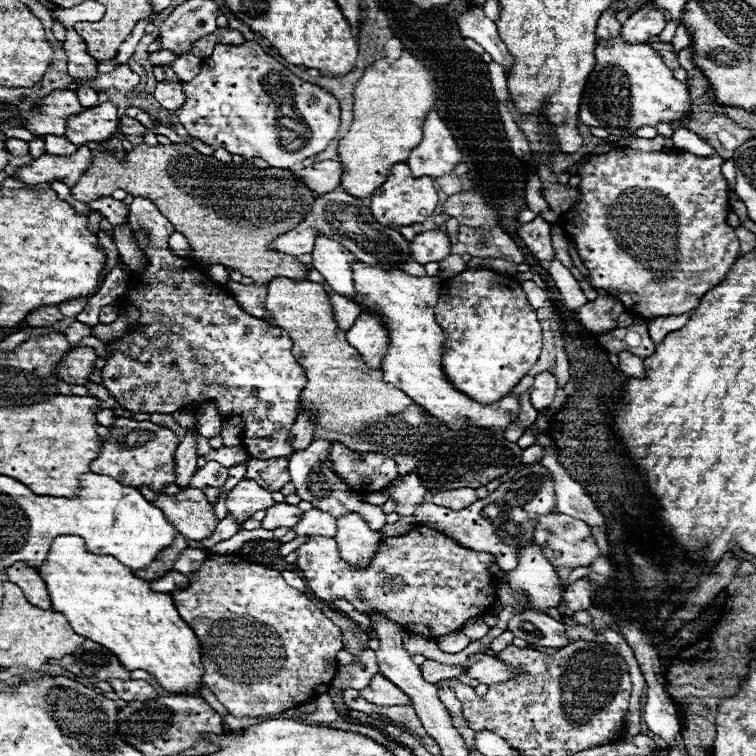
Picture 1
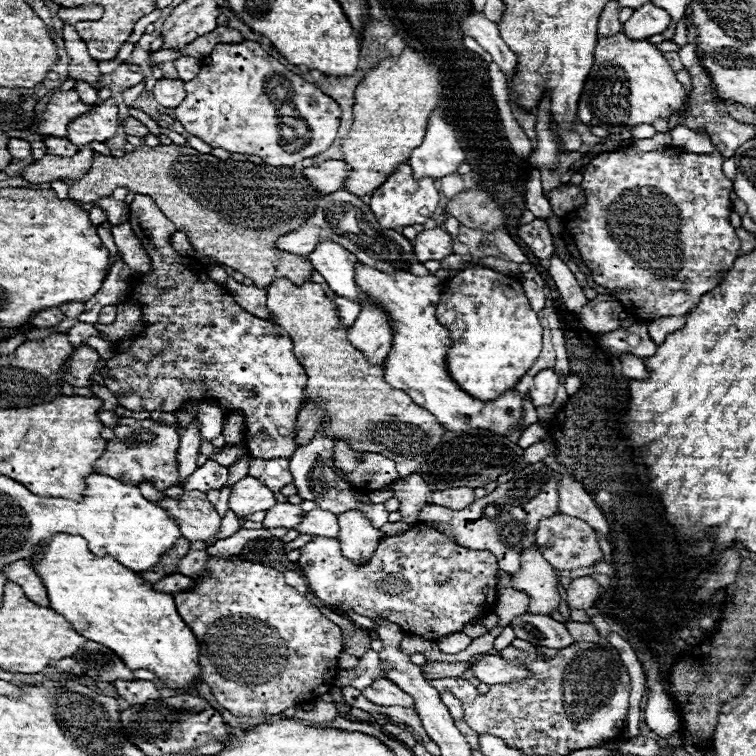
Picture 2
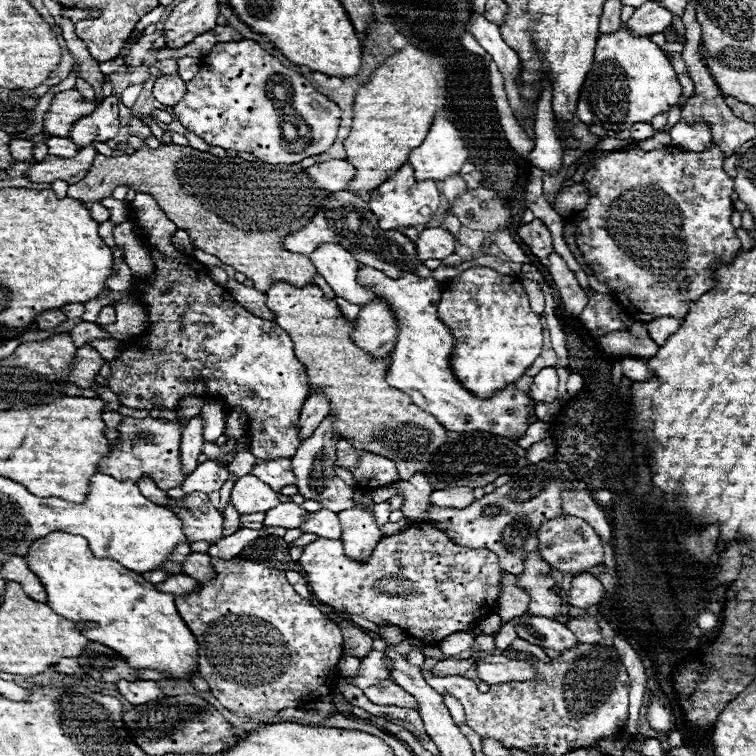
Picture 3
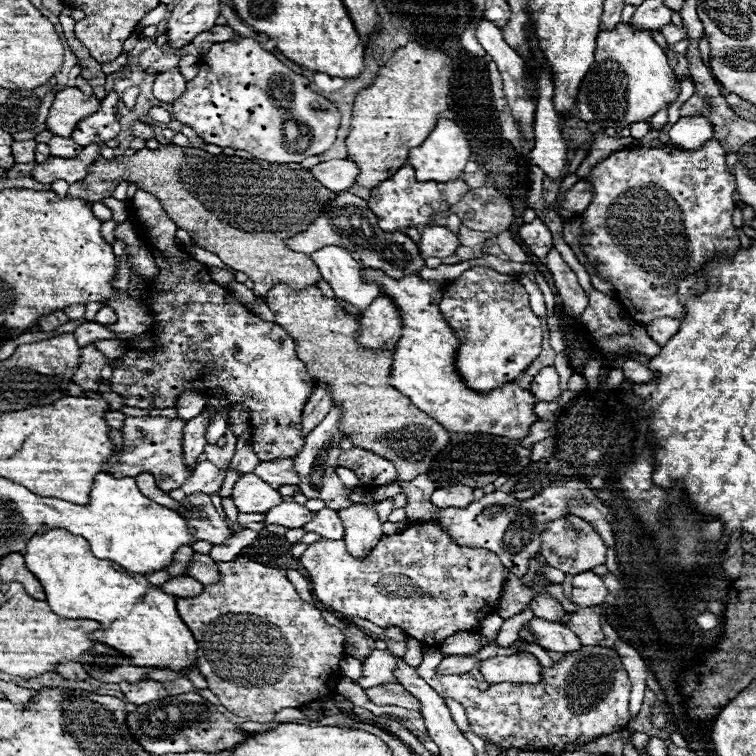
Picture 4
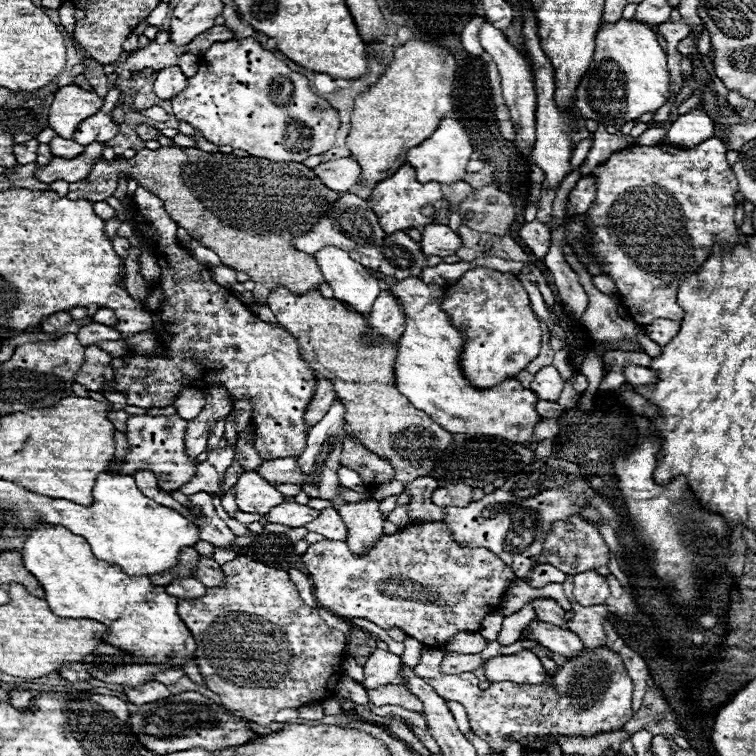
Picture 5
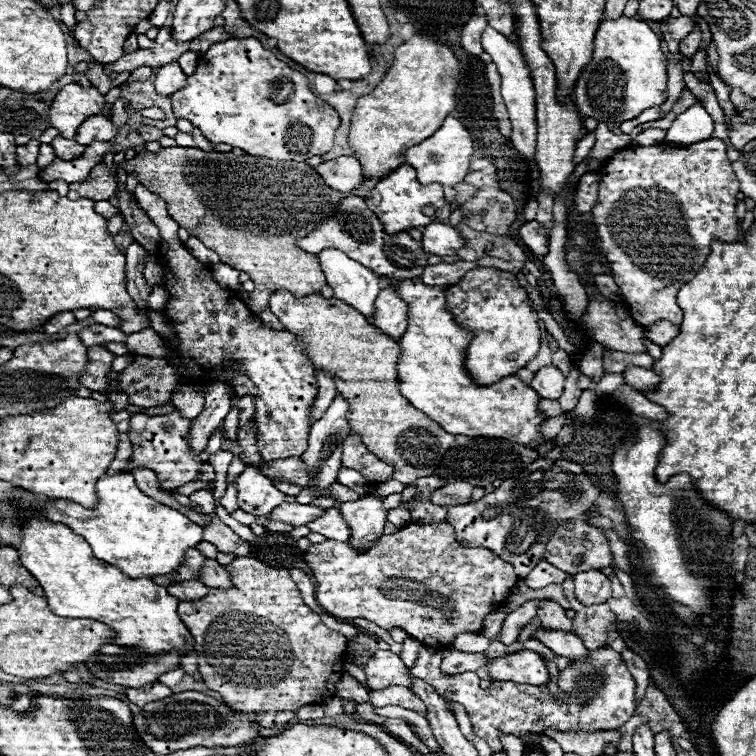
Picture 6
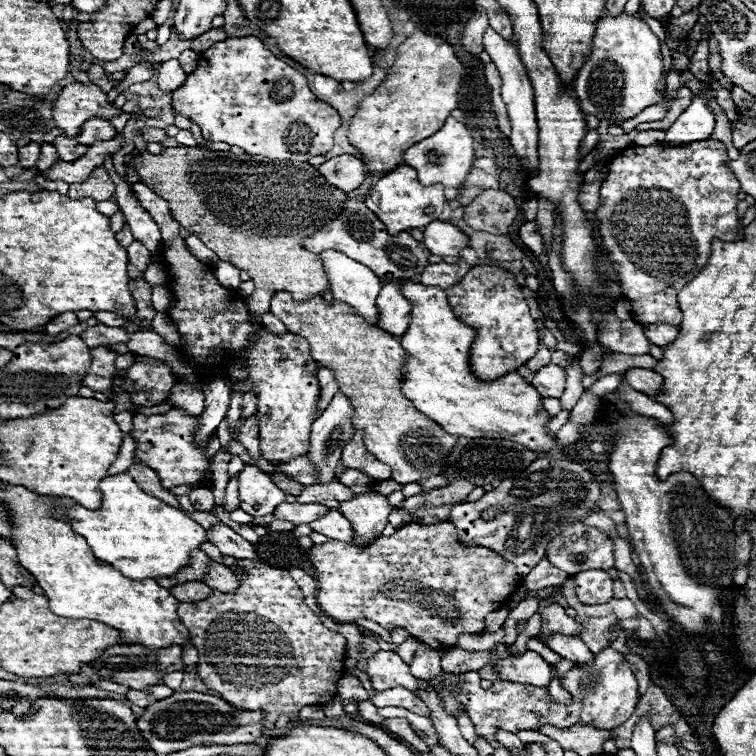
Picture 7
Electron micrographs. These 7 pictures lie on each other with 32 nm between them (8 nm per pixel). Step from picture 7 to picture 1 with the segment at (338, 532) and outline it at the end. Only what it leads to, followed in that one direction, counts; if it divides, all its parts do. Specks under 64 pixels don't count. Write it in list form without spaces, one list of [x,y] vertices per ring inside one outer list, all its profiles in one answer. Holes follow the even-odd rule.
[[[308,510],[302,514],[302,520],[292,528],[298,536],[336,536],[336,518],[328,512]]]

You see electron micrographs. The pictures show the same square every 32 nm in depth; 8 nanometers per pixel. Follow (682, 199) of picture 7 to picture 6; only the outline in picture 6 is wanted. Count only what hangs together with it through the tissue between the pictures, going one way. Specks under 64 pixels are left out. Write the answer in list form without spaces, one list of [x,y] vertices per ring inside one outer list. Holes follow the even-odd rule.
[[[710,138],[710,140],[702,140],[698,144],[690,144],[686,148],[674,148],[674,146],[668,146],[668,144],[656,144],[656,146],[630,146],[630,148],[624,148],[620,152],[616,152],[606,164],[604,168],[600,170],[602,172],[602,178],[600,178],[600,192],[598,192],[598,204],[596,208],[592,210],[592,216],[594,216],[594,228],[596,228],[596,234],[598,234],[598,244],[596,244],[596,252],[602,254],[606,258],[606,262],[610,262],[610,270],[612,270],[612,276],[624,296],[624,302],[630,304],[630,316],[642,324],[642,326],[648,326],[648,324],[654,324],[658,320],[668,320],[672,324],[680,324],[682,322],[682,310],[678,308],[676,304],[676,294],[678,290],[682,288],[682,284],[686,284],[688,280],[688,274],[690,276],[696,276],[700,272],[700,268],[704,266],[706,258],[710,256],[710,244],[714,240],[720,240],[720,242],[736,242],[738,240],[738,220],[736,220],[736,194],[740,192],[740,184],[730,168],[730,162],[728,162],[728,156],[726,156],[726,144],[718,138]]]

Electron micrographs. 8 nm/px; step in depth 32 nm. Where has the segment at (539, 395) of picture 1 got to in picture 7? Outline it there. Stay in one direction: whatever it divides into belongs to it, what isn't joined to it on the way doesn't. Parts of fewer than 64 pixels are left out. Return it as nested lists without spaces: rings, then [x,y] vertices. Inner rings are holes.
[[[548,364],[548,366],[540,368],[540,372],[536,372],[532,384],[540,392],[540,396],[560,398],[564,392],[564,386],[566,386],[566,372],[556,364]]]

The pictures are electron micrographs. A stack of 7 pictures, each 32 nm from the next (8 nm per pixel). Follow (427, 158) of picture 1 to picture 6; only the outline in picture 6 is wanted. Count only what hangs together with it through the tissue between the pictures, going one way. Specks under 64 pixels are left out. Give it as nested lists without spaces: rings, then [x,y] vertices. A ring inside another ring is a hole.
[[[448,116],[444,120],[444,124],[428,140],[408,148],[406,164],[416,168],[420,184],[434,184],[434,182],[438,182],[442,186],[456,186],[468,174],[472,154],[474,154],[474,146],[472,146],[470,132],[456,118]]]

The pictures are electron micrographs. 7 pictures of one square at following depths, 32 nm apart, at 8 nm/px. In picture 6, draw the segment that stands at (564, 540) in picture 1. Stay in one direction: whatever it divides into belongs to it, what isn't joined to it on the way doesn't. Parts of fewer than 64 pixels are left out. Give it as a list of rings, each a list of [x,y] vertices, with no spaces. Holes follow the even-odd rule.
[[[570,520],[568,524],[558,526],[554,536],[546,544],[544,558],[552,566],[556,566],[556,568],[560,568],[560,570],[564,570],[568,574],[578,574],[578,572],[584,572],[588,568],[600,570],[600,568],[610,568],[612,566],[610,542],[606,540],[604,532],[600,528],[588,526],[584,520]]]

